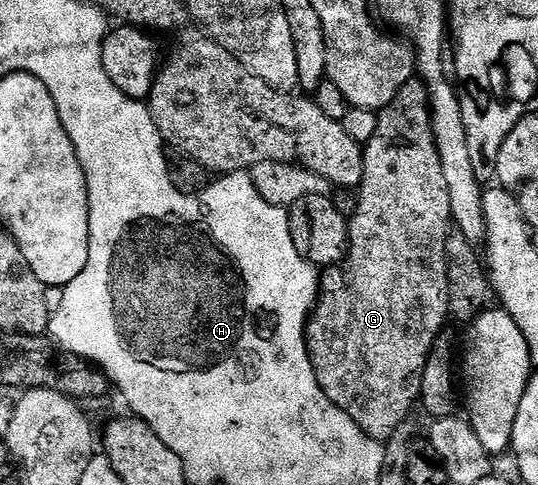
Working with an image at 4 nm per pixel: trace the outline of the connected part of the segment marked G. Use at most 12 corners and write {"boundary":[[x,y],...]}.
{"boundary":[[413,77],[377,115],[305,328],[385,444],[450,321],[453,213]]}

